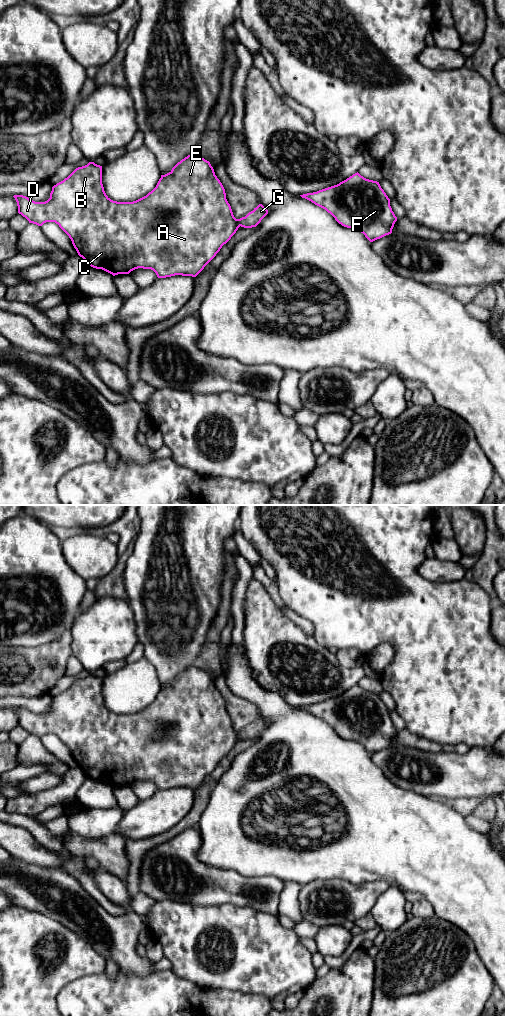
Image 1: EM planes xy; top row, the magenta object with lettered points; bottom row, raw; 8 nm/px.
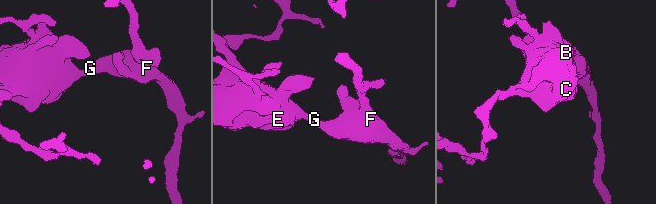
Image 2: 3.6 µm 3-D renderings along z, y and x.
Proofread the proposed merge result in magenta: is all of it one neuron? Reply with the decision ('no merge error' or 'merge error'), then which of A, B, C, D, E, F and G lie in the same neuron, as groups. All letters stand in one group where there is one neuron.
no merge error; groups A B C D E F G

